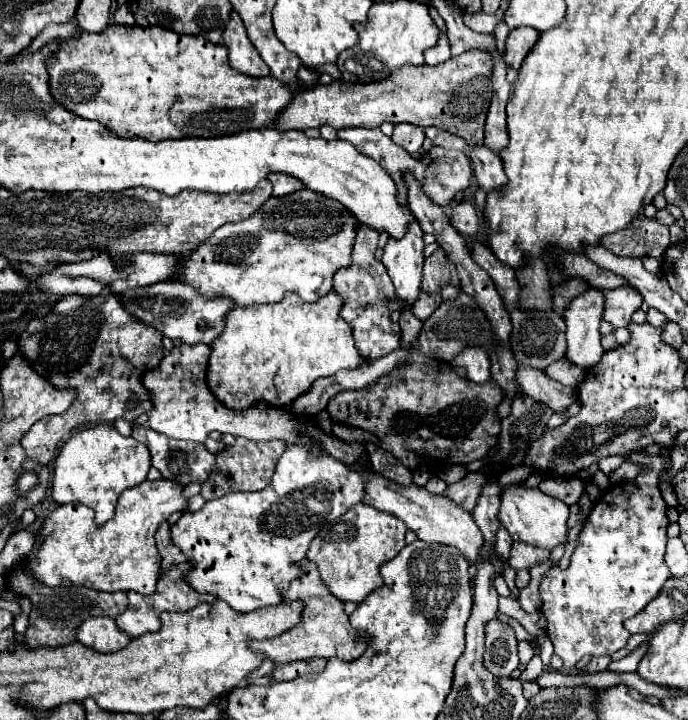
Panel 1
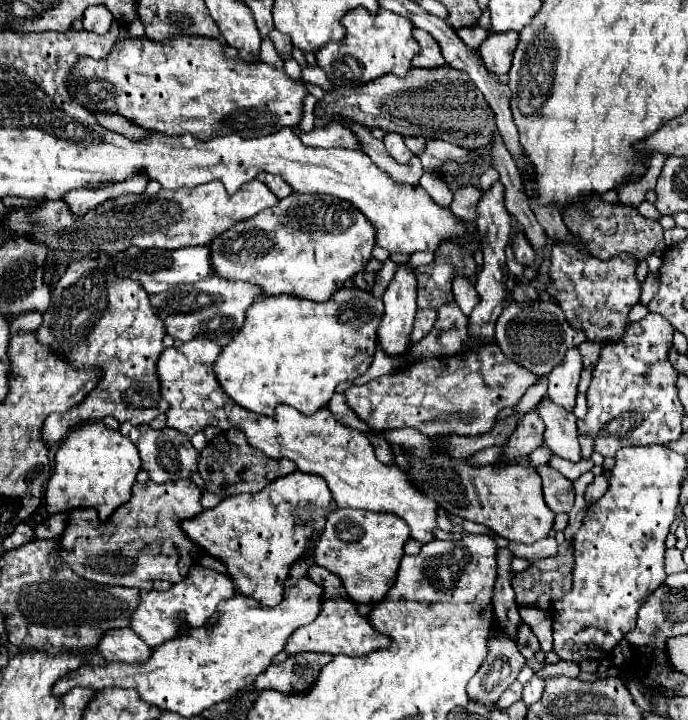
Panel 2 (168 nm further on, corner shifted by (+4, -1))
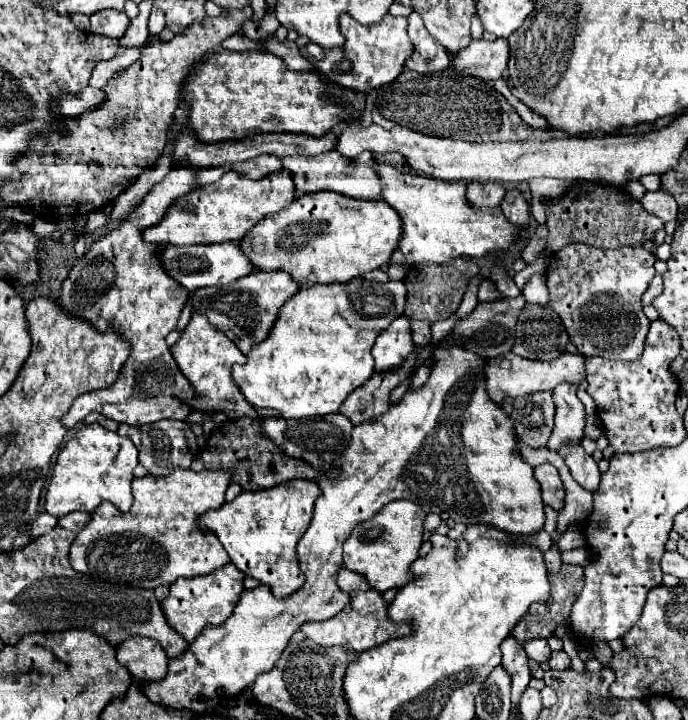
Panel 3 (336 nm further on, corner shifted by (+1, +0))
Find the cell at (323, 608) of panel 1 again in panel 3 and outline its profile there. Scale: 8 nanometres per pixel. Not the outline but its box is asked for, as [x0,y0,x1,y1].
[301,568,411,652]

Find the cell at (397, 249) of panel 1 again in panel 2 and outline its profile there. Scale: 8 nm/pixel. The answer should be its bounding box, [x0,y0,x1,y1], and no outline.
[378,263,416,355]

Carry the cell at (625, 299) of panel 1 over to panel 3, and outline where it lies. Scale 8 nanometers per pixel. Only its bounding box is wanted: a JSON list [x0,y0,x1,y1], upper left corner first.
[547,244,655,360]

